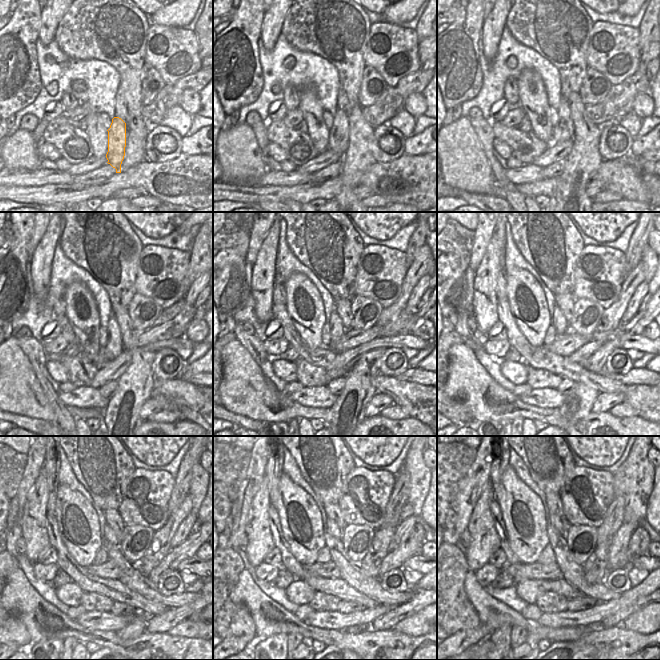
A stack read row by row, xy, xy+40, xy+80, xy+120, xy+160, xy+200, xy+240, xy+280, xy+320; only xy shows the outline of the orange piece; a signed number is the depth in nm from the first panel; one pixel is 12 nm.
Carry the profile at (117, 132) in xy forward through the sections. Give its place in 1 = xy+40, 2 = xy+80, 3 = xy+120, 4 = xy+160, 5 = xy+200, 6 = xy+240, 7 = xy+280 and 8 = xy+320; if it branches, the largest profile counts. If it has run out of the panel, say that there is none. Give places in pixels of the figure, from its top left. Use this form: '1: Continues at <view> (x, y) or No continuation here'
1: Continues at xy+40 (339, 132)
2: Continues at xy+80 (563, 131)
3: Continues at xy+120 (114, 348)
4: Continues at xy+160 (337, 329)
5: Continues at xy+200 (559, 321)
6: Continues at xy+240 (110, 536)
7: Continues at xy+280 (333, 529)
8: Continues at xy+320 (555, 521).

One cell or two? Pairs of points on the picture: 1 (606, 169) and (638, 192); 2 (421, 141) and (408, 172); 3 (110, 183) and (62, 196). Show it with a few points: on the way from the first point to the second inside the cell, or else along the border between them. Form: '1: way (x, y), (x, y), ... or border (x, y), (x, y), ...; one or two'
1: way (614, 173), (630, 186); one
2: border (405, 152), (411, 155), (426, 154); two
3: way (98, 191), (74, 194); one

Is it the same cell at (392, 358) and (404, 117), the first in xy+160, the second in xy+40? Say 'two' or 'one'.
two

